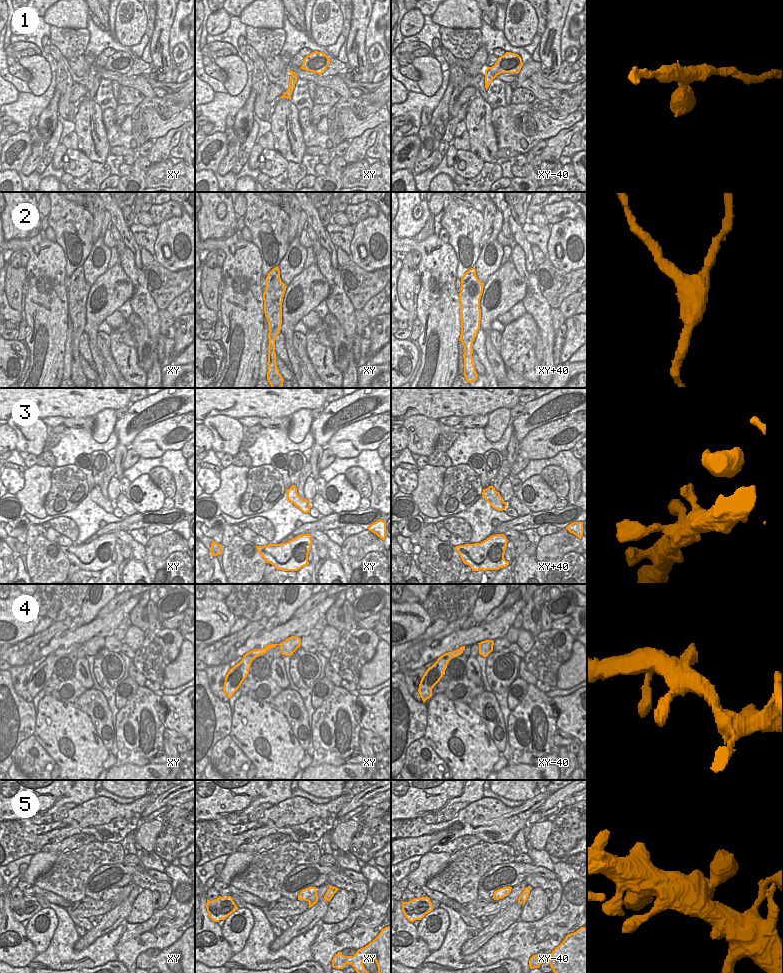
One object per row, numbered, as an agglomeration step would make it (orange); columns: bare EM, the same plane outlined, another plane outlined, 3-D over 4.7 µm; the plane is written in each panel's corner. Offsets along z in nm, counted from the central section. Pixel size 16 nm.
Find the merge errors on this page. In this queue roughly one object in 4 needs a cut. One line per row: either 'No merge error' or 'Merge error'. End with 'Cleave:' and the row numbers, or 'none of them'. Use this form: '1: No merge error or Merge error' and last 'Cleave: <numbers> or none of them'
1: No merge error
2: No merge error
3: No merge error
4: No merge error
5: No merge error
Cleave: none of them.

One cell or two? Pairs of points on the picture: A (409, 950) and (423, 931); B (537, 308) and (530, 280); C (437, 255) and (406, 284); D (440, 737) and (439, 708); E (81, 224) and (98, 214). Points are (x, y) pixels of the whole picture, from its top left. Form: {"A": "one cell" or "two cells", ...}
{"A": "two cells", "B": "one cell", "C": "two cells", "D": "one cell", "E": "two cells"}

